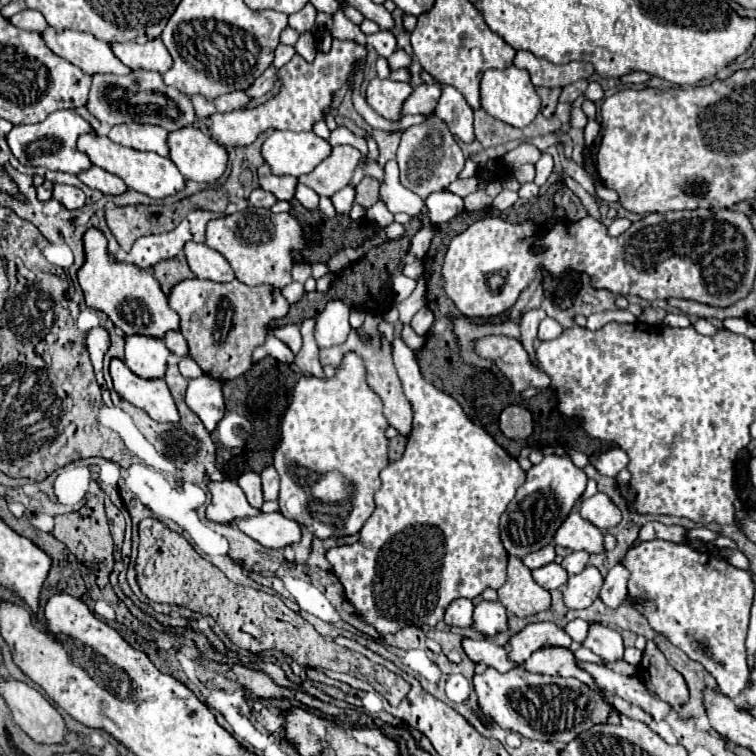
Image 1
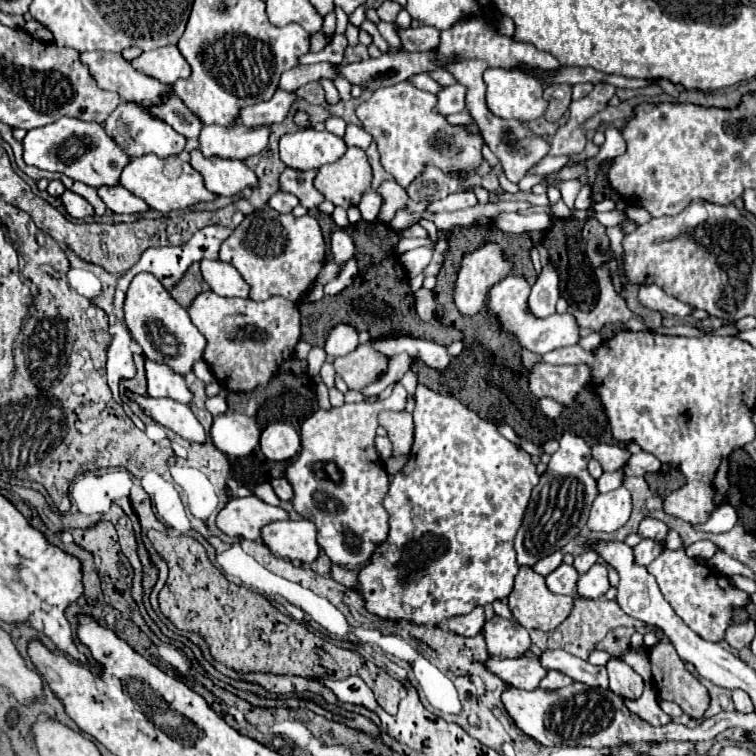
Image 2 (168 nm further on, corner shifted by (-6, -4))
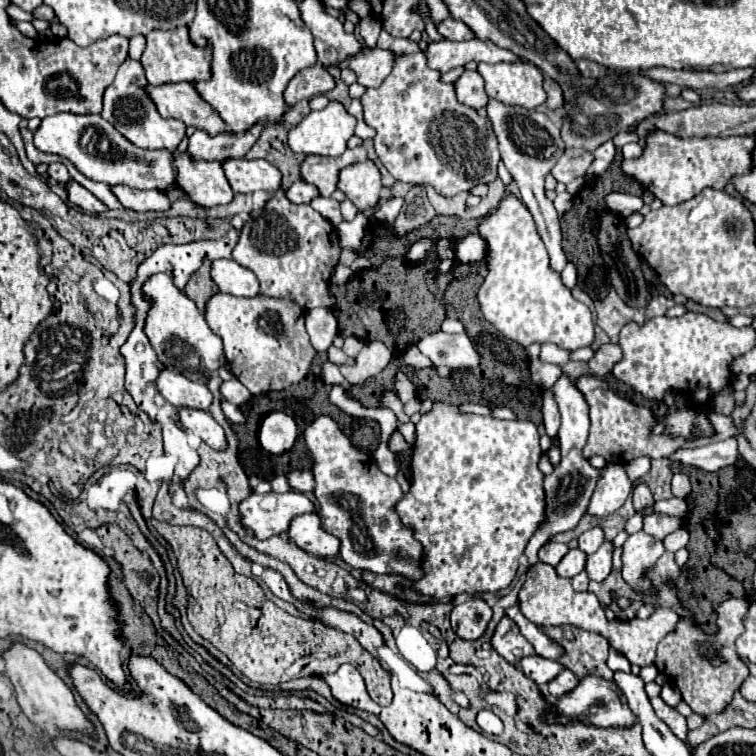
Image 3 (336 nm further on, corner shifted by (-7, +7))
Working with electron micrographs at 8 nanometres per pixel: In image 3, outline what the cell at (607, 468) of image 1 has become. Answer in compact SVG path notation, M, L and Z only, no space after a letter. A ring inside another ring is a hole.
M728 438L722 442L706 444L702 448L688 448L688 450L678 450L672 460L702 468L706 472L718 472L726 466L736 464L738 460L738 443L736 438Z

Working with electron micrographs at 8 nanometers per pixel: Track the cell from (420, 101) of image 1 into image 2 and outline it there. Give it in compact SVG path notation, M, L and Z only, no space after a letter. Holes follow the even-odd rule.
M455 83L455 85L451 85L451 87L443 87L443 89L437 93L435 111L439 111L441 115L465 111L465 87L459 85L459 83Z

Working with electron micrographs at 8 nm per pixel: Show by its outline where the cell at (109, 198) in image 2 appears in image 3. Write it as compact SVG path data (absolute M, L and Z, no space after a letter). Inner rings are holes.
M114 186L112 192L122 202L124 208L130 208L134 212L148 212L148 210L164 212L172 206L172 202L156 190L136 190L128 186Z

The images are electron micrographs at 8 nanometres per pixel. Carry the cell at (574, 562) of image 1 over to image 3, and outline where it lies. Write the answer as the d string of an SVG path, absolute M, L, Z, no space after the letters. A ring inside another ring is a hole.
M600 526L590 528L590 530L586 530L586 532L580 534L578 542L580 542L580 546L578 546L580 550L584 550L586 554L594 554L600 548L600 544L604 542L604 532L602 532Z

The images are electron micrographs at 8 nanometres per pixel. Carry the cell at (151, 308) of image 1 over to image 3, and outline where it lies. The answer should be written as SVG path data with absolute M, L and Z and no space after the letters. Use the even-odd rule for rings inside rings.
M154 274L146 284L144 284L144 294L152 300L152 310L146 320L146 336L150 338L150 344L154 352L158 354L158 360L168 368L174 370L188 380L194 382L208 382L208 376L216 376L218 368L226 364L224 348L220 336L216 336L206 320L204 314L196 308L196 304L180 292L172 278L166 274Z

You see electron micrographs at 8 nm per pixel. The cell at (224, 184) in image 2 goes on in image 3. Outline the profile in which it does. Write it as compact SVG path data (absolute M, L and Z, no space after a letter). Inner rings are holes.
M226 160L224 172L232 190L242 194L252 194L256 190L276 192L282 186L282 172L266 160Z

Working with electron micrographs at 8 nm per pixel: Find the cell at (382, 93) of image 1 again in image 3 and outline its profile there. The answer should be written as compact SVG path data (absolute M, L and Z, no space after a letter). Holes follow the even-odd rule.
M382 30L378 44L404 44L404 48L396 54L392 72L384 78L384 82L378 88L368 88L368 92L362 96L366 124L376 130L376 154L388 172L400 182L432 186L446 198L452 198L460 192L470 192L478 184L494 182L498 178L500 152L490 120L478 116L474 108L456 100L454 84L444 84L440 80L440 72L428 68L426 56L416 42L410 38L394 38Z

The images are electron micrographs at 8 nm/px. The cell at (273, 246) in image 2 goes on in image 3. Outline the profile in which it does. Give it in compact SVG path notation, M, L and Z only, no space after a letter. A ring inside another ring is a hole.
M280 190L280 196L272 196L262 210L252 212L232 258L256 274L262 296L288 298L306 312L312 308L332 308L336 304L336 296L332 296L328 286L340 252L336 228L310 204L292 204L286 192Z

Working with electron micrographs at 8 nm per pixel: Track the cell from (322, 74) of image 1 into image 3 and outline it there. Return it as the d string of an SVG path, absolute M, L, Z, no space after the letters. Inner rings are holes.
M262 124L252 126L244 134L220 134L210 136L204 130L196 130L188 138L188 156L192 160L206 160L206 162L224 162L230 158L244 158L252 144L258 140L262 132Z

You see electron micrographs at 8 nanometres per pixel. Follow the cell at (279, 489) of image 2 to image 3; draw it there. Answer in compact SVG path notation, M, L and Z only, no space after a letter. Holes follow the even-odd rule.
M294 470L288 474L288 482L294 490L298 492L312 492L312 488L316 486L312 480L312 472L310 470Z

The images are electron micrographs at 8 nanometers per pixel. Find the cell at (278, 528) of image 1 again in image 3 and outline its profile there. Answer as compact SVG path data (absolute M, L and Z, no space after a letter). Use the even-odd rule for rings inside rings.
M318 514L296 516L288 528L288 536L312 556L336 558L340 554L340 540L322 528Z

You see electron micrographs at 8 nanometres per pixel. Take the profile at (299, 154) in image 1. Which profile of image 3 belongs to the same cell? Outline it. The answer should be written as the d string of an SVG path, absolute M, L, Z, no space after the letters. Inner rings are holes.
M330 102L324 110L310 112L290 134L288 146L302 154L340 156L354 134L356 118L340 102Z

